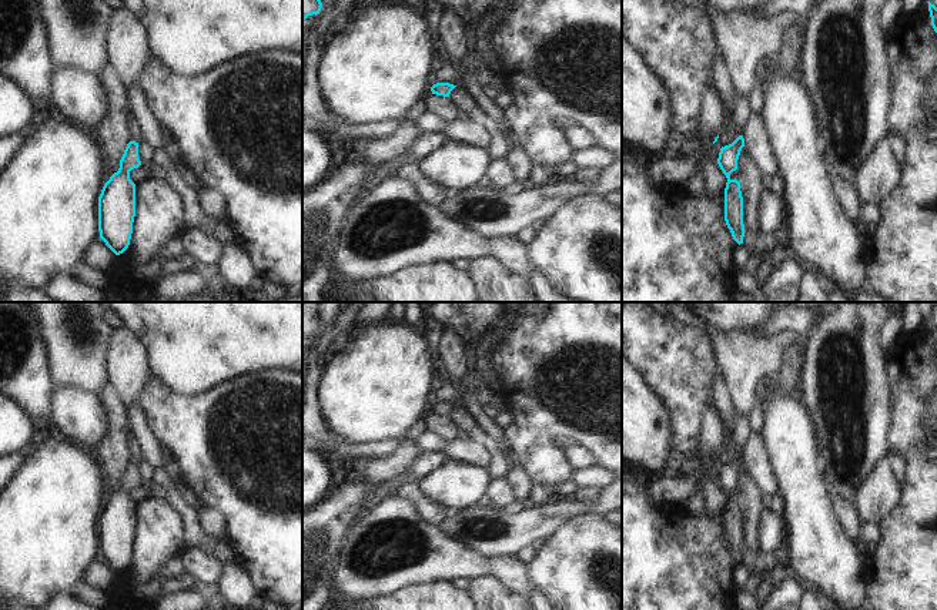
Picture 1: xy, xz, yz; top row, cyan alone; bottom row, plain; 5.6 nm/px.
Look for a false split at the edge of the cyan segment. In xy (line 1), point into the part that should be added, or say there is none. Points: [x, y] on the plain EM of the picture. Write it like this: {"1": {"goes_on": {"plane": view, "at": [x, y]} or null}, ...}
{"1": {"goes_on": null}}

